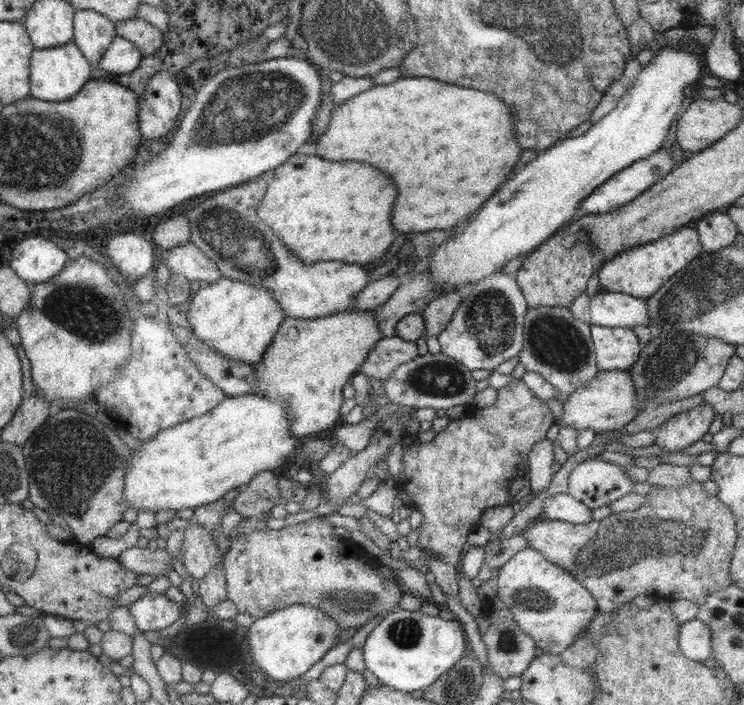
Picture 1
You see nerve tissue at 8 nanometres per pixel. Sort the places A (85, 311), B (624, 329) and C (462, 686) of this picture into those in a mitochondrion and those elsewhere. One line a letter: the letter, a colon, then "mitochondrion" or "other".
A: mitochondrion
B: other
C: mitochondrion

